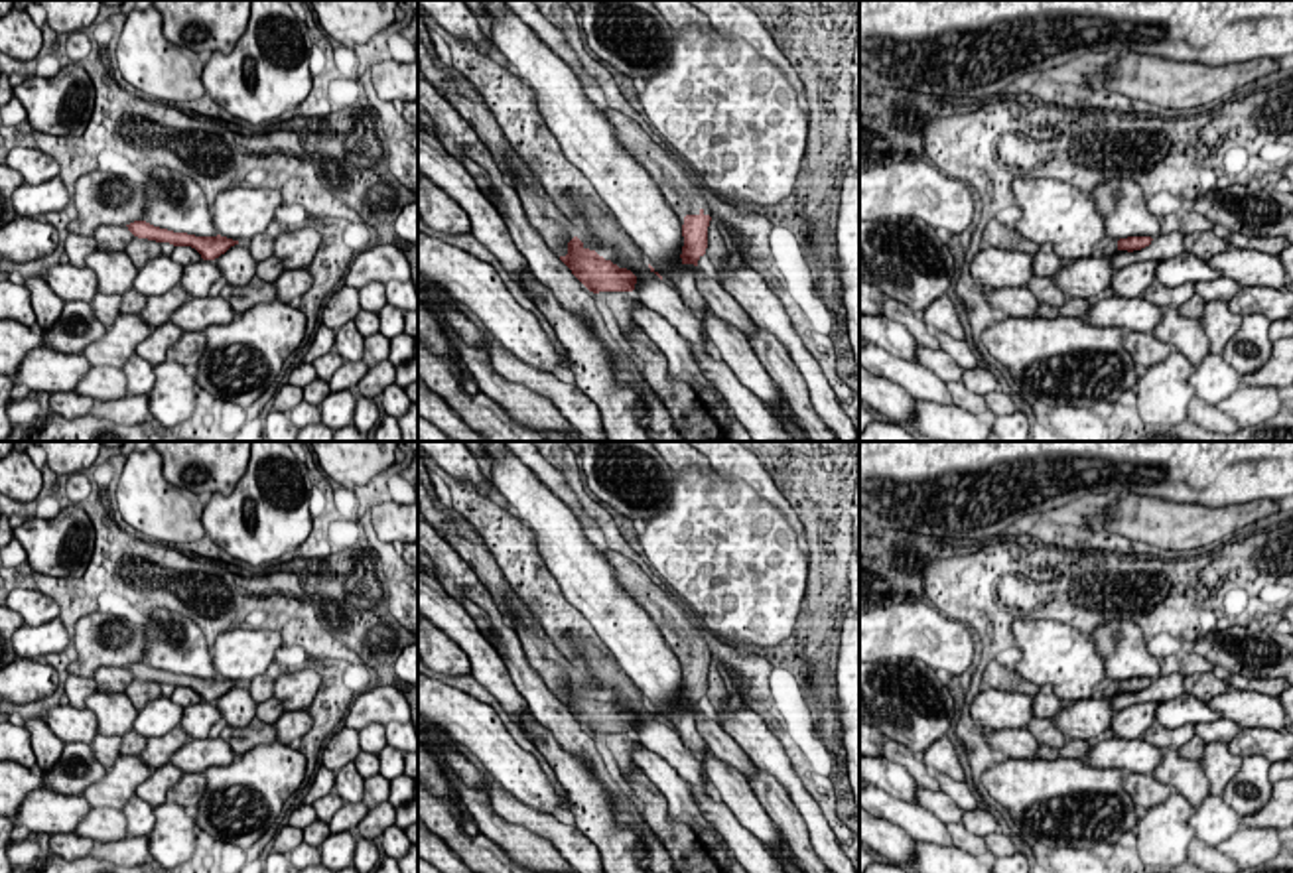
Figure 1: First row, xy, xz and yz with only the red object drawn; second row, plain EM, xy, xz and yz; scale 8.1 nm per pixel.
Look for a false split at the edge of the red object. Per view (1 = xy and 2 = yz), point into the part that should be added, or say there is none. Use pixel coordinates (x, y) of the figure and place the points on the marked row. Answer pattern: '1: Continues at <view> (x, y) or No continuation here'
1: No continuation here
2: No continuation here

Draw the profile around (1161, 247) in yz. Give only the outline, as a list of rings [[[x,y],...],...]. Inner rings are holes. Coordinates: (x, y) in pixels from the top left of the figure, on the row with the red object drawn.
[[[1175,231],[1169,235],[1155,236],[1151,240],[1151,244],[1141,250],[1133,250],[1133,252],[1116,250],[1108,258],[1114,266],[1114,270],[1122,270],[1129,264],[1143,262],[1143,260],[1159,260],[1161,262],[1161,260],[1183,254],[1185,252],[1183,240],[1185,240],[1185,235]]]

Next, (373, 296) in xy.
[[[371,282],[359,290],[361,309],[378,313],[386,305],[386,288],[380,282]]]

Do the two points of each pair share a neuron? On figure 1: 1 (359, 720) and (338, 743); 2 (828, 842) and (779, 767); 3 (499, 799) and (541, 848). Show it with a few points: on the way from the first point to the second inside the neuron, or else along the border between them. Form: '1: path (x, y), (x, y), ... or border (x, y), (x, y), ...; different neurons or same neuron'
1: border (345, 726), (357, 732); different neurons
2: path (816, 824), (793, 785); same neuron
3: border (487, 793), (501, 816), (558, 852); different neurons

